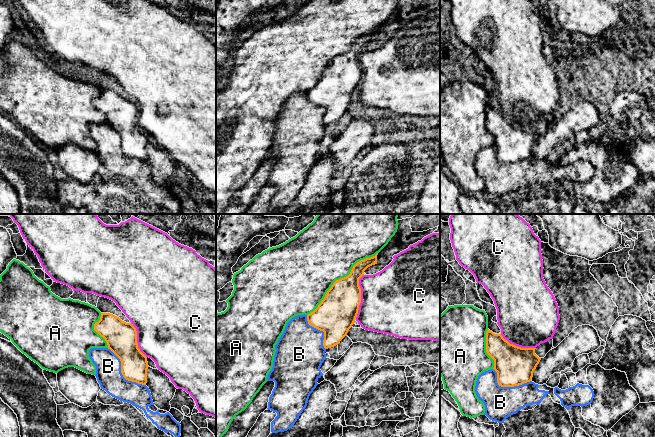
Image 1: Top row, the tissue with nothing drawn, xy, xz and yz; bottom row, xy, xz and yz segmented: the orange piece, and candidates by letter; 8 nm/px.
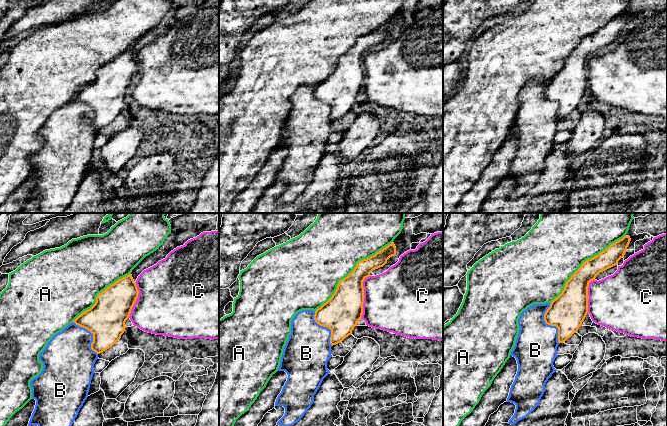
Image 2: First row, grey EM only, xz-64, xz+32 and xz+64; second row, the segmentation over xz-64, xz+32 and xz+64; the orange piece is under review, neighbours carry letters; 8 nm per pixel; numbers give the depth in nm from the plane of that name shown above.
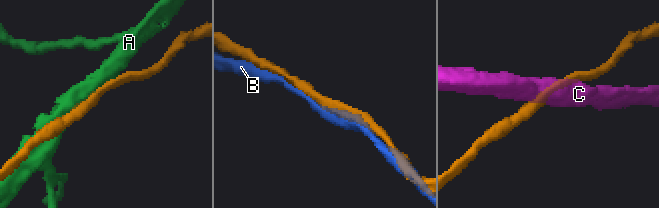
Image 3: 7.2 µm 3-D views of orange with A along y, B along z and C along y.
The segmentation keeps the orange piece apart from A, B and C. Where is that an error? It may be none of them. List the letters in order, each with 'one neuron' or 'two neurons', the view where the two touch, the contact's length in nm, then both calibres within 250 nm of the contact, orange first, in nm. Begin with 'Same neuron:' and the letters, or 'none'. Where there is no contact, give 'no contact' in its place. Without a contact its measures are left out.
Same neuron: none
A: two neurons | xz | 750 nm | 300/500 nm
B: two neurons | xy | 440 nm | 240/200 nm
C: two neurons | xz | 380 nm | 320/500 nm

